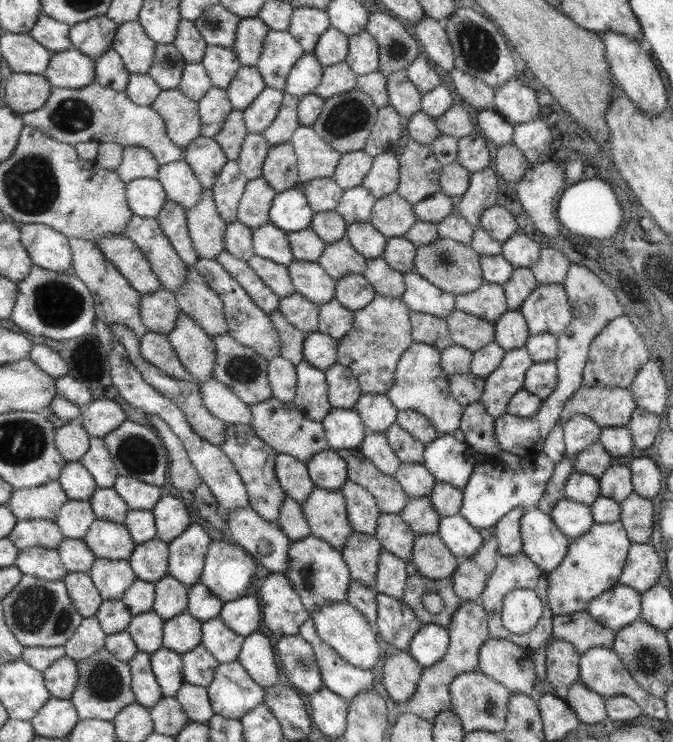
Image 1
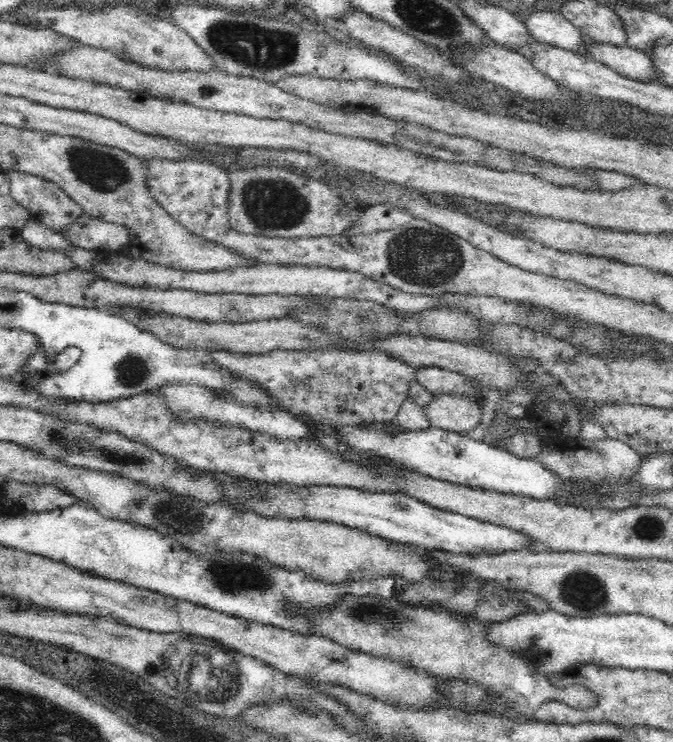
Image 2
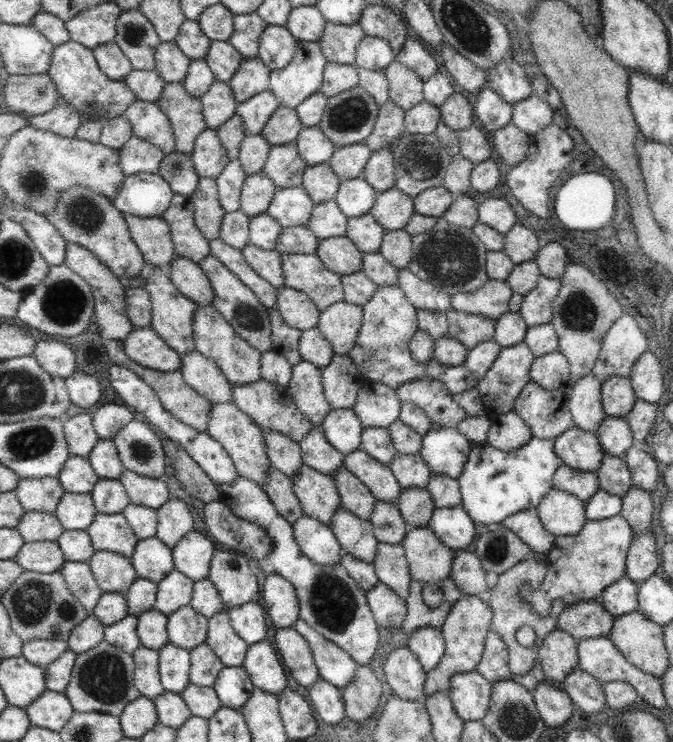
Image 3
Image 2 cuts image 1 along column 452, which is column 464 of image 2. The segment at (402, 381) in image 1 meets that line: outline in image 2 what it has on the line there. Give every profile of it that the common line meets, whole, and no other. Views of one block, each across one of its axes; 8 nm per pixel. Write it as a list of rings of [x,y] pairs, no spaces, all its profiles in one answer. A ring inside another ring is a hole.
[[[471,379],[472,386],[476,387],[478,398],[471,399],[465,394],[435,394],[432,400],[423,407],[428,416],[430,427],[442,428],[454,433],[466,433],[480,426],[484,400],[481,395],[488,387],[478,379]]]

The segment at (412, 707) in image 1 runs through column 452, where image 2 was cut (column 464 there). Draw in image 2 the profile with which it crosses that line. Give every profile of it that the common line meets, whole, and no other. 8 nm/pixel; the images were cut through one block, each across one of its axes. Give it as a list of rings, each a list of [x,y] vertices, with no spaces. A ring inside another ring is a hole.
[[[397,594],[388,600],[346,596],[336,604],[336,609],[310,619],[318,625],[316,631],[320,636],[330,637],[349,650],[400,662],[410,659],[416,670],[426,672],[437,682],[475,682],[489,698],[501,702],[503,714],[511,716],[514,721],[536,720],[541,706],[548,700],[562,701],[576,709],[598,704],[596,694],[583,685],[556,688],[548,680],[549,675],[537,674],[523,658],[489,644],[483,636],[488,622],[471,622],[469,618],[449,614],[443,608],[404,604],[397,599]]]

